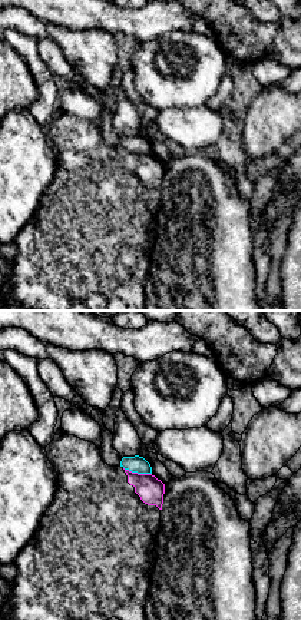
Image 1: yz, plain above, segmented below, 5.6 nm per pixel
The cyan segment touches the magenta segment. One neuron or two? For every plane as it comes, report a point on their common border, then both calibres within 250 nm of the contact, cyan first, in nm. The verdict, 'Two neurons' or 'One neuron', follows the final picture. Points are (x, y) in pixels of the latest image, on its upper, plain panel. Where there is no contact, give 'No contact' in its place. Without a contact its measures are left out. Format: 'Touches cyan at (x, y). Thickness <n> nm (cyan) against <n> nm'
Touches cyan at (138, 152). Thickness 100 nm (cyan) against 150 nm

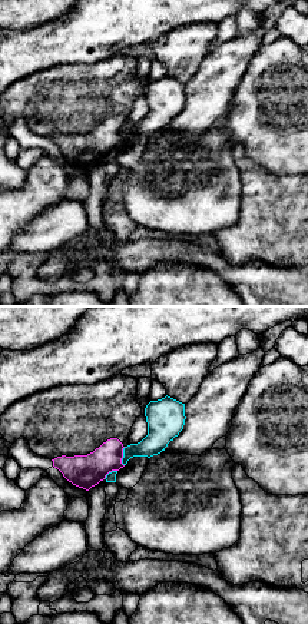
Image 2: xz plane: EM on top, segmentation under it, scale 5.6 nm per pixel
Touches cyan at (123, 136). Thickness 150 nm (cyan) against 190 nm

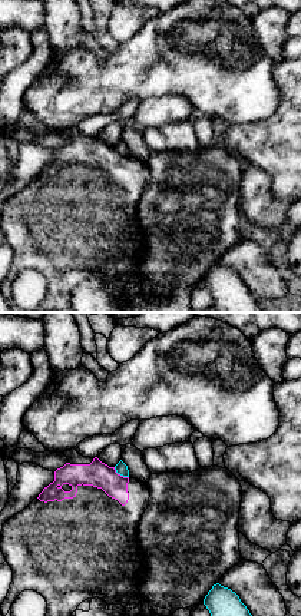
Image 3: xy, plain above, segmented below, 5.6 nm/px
Touches cyan at (121, 154). Thickness 70 nm (cyan) against 140 nm

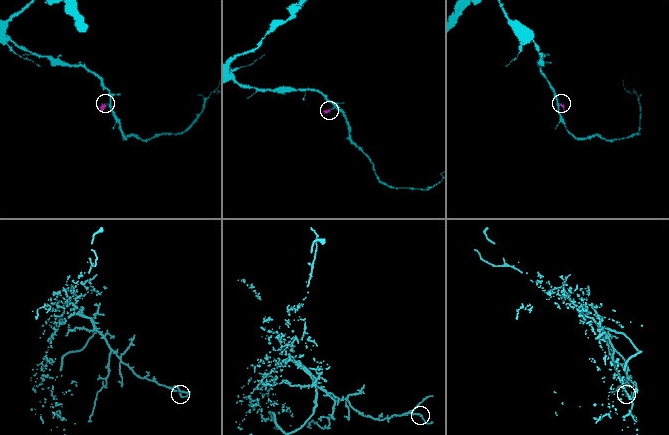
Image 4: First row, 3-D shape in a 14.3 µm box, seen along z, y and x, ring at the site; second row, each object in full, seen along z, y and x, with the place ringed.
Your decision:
Two neurons

